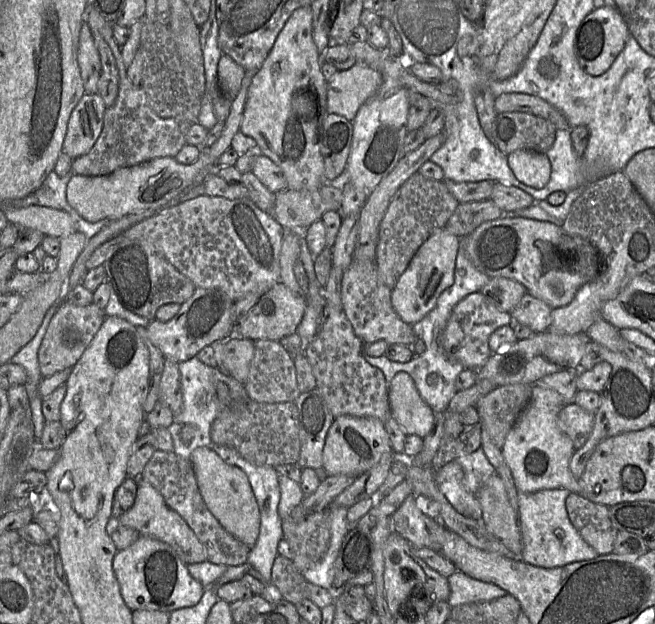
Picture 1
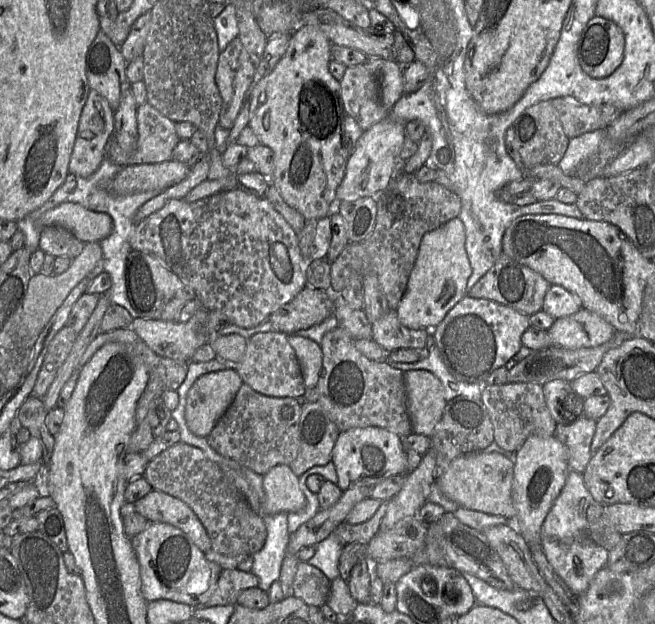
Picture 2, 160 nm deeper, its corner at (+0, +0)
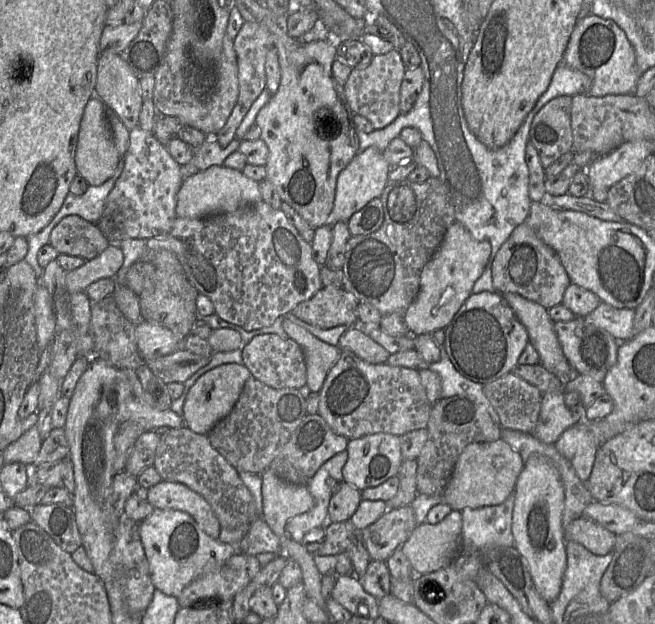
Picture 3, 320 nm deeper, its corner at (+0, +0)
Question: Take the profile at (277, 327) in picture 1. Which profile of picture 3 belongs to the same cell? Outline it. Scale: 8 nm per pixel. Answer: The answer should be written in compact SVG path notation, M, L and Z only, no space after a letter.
M323 287L312 298L298 304L291 313L319 328L353 326L358 321L358 299L343 288Z

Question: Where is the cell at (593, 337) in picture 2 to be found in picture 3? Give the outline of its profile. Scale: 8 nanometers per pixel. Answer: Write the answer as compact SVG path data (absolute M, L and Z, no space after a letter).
M601 303L584 320L609 332L619 342L634 337L633 320L635 309L618 309L609 304Z

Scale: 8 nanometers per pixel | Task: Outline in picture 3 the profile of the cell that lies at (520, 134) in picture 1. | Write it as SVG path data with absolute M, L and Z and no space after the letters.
M558 96L547 102L531 122L529 143L535 147L544 171L572 150L571 103L572 97Z

